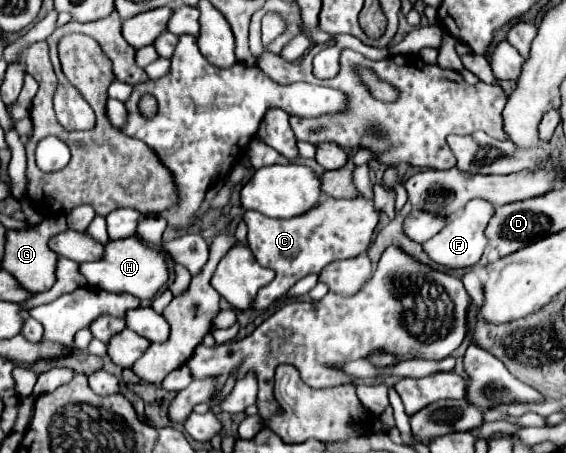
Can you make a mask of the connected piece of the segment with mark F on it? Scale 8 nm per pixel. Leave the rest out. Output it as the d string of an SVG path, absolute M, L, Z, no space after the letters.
M473 199L465 205L465 209L461 211L461 215L457 215L453 221L449 221L445 225L445 229L441 229L441 233L437 233L435 237L431 237L429 241L423 243L423 251L427 253L427 257L445 267L447 271L455 271L455 269L469 269L473 267L481 255L483 255L483 249L487 245L487 239L483 235L491 215L493 215L495 207L487 201L481 201L481 199Z

